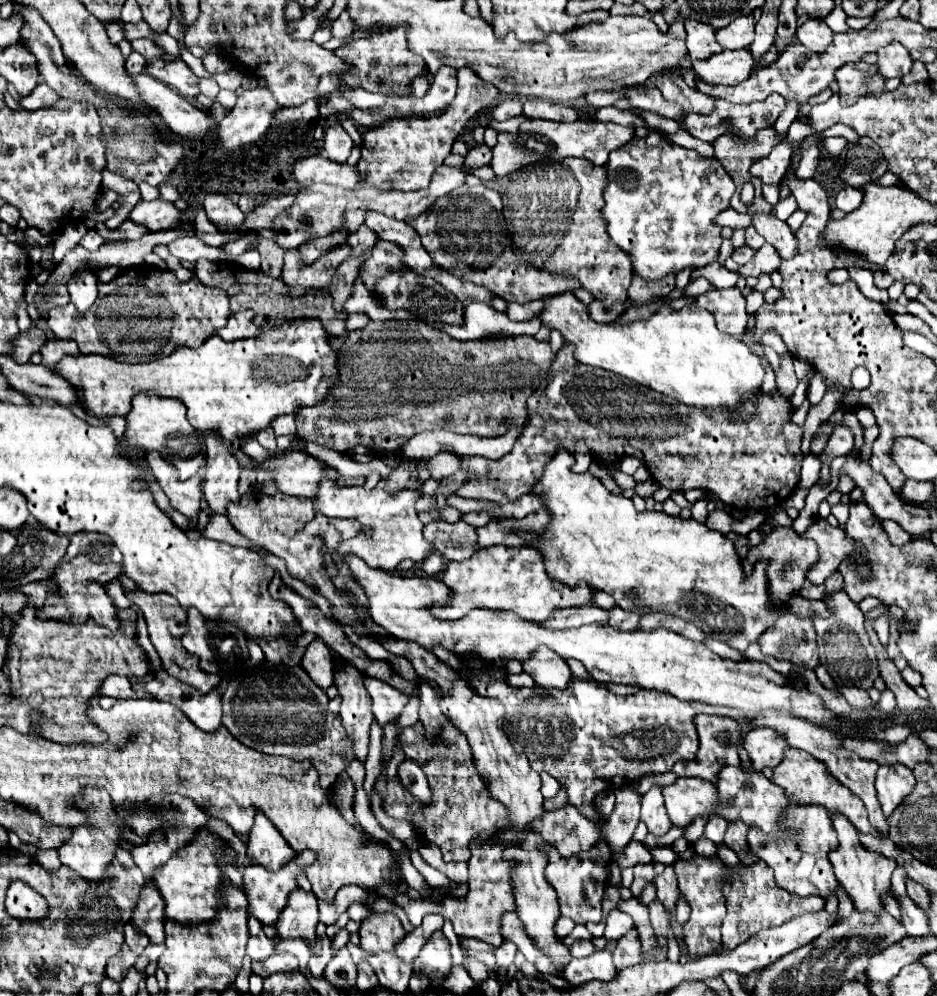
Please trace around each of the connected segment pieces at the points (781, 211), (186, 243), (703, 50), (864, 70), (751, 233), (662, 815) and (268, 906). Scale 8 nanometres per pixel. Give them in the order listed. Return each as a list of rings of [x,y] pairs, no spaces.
[[[789,196],[785,200],[781,200],[779,204],[775,204],[771,210],[771,214],[777,217],[779,220],[787,220],[793,212],[797,210],[797,204],[795,204],[795,198]]]
[[[195,236],[177,238],[175,242],[169,244],[169,250],[179,260],[189,260],[189,262],[197,262],[199,258],[207,258],[211,262],[227,260],[227,252],[223,250],[223,246],[217,246],[217,248],[215,246],[207,246]]]
[[[695,18],[685,20],[687,30],[687,50],[691,58],[707,58],[711,54],[723,52],[723,46],[715,40],[715,28],[711,24],[703,24]]]
[[[847,62],[835,72],[837,84],[841,88],[841,104],[855,104],[857,98],[867,94],[881,94],[885,86],[885,78],[877,72],[875,64],[867,62]]]
[[[752,225],[745,230],[745,244],[751,248],[759,249],[764,243],[764,238],[756,232]]]
[[[653,786],[647,794],[643,794],[641,820],[647,824],[649,832],[655,836],[661,836],[671,828],[671,820],[665,812],[665,804],[663,804],[661,786]]]
[[[303,850],[303,852],[295,854],[289,862],[285,862],[279,870],[267,870],[263,866],[247,866],[245,876],[243,876],[243,884],[245,884],[245,890],[247,890],[251,914],[261,924],[273,924],[273,920],[277,920],[277,914],[285,908],[285,904],[289,900],[289,894],[299,888],[297,886],[297,876],[303,874],[315,862],[317,862],[317,854],[313,850]]]

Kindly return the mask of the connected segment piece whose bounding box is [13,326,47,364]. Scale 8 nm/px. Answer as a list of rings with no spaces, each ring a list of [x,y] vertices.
[[[33,326],[29,332],[21,332],[19,334],[19,340],[15,340],[15,356],[13,356],[13,360],[19,362],[19,364],[29,362],[31,354],[39,352],[39,348],[45,342],[47,342],[47,336],[37,326]]]

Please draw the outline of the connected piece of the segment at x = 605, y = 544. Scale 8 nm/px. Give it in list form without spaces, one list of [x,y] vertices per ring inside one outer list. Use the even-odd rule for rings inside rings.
[[[559,450],[549,466],[543,472],[543,478],[539,480],[537,488],[533,488],[533,494],[541,494],[545,500],[547,510],[551,512],[553,520],[547,526],[545,534],[539,538],[533,538],[529,534],[523,534],[527,542],[543,552],[543,558],[547,562],[547,572],[555,570],[561,580],[577,578],[593,586],[595,590],[601,590],[612,594],[617,606],[633,610],[633,608],[645,608],[647,612],[671,612],[671,606],[687,608],[687,604],[695,604],[697,600],[705,602],[721,602],[723,606],[735,608],[735,624],[737,630],[705,630],[707,634],[715,632],[719,638],[729,636],[729,644],[735,650],[747,650],[751,642],[755,642],[765,630],[769,630],[779,614],[793,612],[799,618],[811,618],[815,614],[829,616],[831,610],[825,600],[809,600],[803,598],[799,592],[791,594],[783,604],[771,604],[771,592],[769,592],[769,576],[767,576],[767,562],[757,562],[753,572],[747,574],[743,570],[741,556],[737,554],[733,542],[725,538],[719,532],[709,530],[705,524],[691,520],[681,520],[679,516],[667,516],[665,512],[645,510],[637,512],[633,508],[633,502],[623,496],[611,494],[599,478],[595,478],[589,472],[577,474],[571,470],[573,456],[567,450]]]

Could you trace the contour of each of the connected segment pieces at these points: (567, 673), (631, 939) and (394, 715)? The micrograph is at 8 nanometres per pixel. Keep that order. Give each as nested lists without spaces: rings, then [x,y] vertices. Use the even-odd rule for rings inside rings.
[[[539,648],[531,660],[523,662],[523,670],[533,676],[535,684],[541,688],[565,690],[571,682],[571,670],[563,658],[559,658],[551,648]]]
[[[632,928],[617,941],[613,950],[613,963],[617,970],[623,970],[625,966],[633,966],[642,961],[640,934],[636,928]]]
[[[365,678],[365,686],[367,686],[367,692],[373,700],[375,720],[381,726],[385,726],[389,722],[395,722],[401,716],[403,708],[407,706],[409,696],[405,696],[395,686],[391,686],[383,680],[377,680],[377,678]]]

